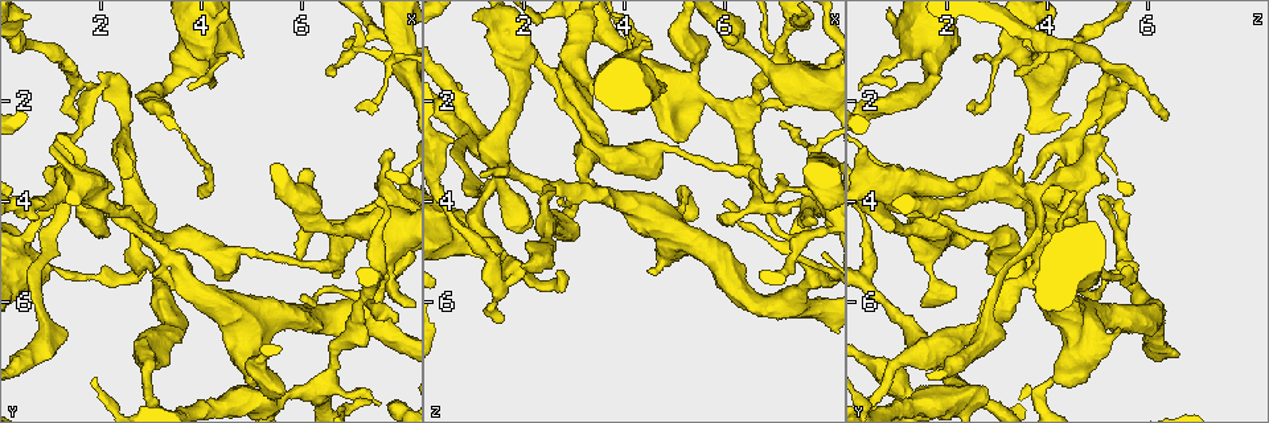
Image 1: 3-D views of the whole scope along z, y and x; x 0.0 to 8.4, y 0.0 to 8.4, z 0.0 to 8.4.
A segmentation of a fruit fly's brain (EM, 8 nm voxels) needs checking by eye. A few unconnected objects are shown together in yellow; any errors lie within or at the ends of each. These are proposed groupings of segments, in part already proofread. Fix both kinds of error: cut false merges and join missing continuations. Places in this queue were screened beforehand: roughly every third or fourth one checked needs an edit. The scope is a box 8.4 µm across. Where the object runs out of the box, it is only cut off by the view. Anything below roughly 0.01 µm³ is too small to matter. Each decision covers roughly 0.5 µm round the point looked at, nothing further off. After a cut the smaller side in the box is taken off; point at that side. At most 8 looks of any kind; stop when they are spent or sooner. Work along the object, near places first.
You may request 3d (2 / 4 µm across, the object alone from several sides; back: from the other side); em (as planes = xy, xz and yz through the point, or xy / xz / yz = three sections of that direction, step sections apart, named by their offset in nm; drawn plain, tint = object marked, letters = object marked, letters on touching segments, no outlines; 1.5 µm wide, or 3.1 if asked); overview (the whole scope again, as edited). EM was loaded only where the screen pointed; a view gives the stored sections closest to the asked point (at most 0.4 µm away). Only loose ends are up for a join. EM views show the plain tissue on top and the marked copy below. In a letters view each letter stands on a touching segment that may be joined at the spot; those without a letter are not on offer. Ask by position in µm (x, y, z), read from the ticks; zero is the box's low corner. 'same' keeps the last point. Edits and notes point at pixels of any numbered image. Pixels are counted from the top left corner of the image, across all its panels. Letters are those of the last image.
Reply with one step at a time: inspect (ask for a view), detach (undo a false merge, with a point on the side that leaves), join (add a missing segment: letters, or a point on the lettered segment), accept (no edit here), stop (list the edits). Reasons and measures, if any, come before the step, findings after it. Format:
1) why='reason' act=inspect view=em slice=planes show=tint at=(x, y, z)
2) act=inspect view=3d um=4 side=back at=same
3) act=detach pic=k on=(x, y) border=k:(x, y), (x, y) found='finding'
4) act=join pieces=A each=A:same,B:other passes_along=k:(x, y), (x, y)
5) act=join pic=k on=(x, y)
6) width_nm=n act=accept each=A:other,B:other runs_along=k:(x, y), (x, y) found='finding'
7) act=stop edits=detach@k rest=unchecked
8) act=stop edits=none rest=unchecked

why='thick end' act=inspect view=3d um=2 at=(4.50, 6.55, 5.40)

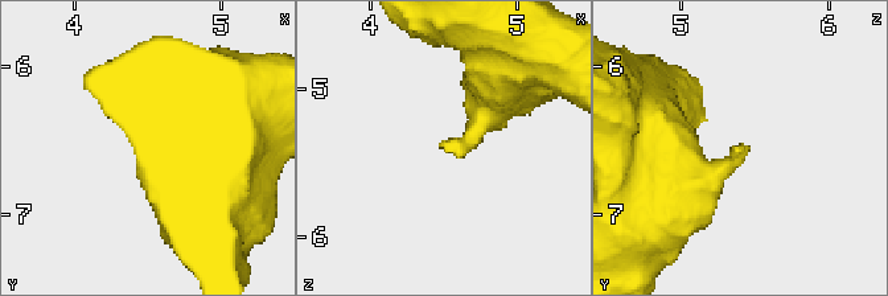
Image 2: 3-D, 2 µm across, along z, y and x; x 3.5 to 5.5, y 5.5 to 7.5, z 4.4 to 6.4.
act=inspect view=em slice=planes show=letters at=(4.48, 6.54, 5.34)

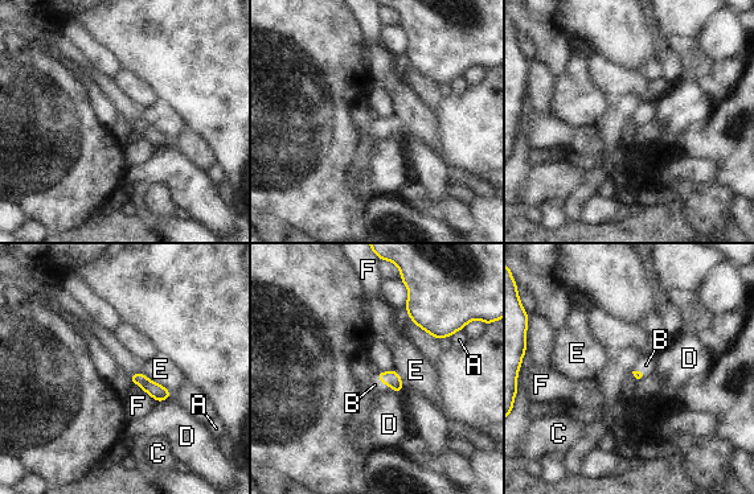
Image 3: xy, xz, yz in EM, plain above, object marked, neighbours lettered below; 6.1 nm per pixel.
act=join pieces=B each=A:other,B:same,C:other,D:other,E:other,F:other passes_along=3:(392, 378), (384, 385), (375, 385) found='it goes on there'

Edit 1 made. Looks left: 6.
act=inspect view=overview

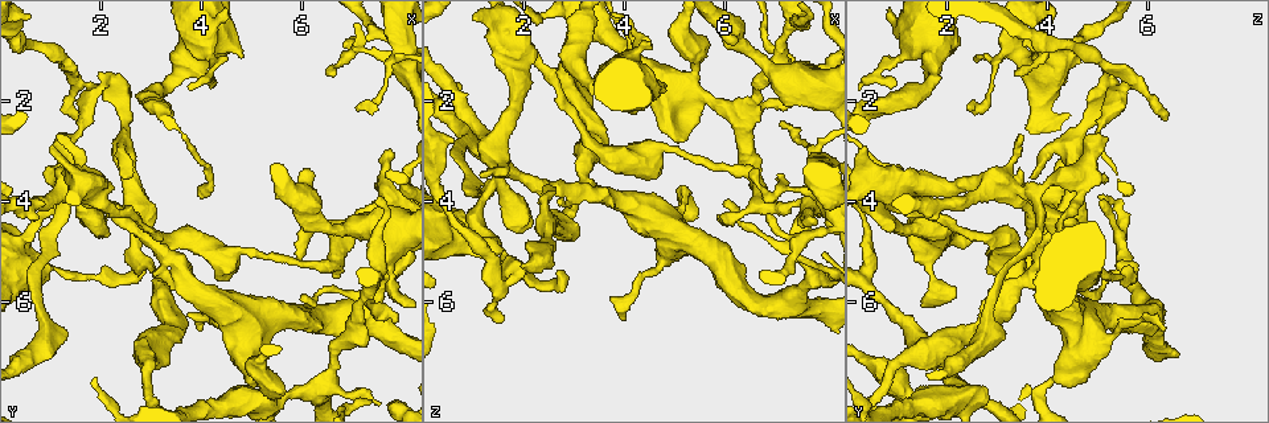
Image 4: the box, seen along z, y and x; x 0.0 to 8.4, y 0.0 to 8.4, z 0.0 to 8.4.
why='sudden change in width' act=inspect view=3d um=4 at=(4.20, 1.20, 1.05)

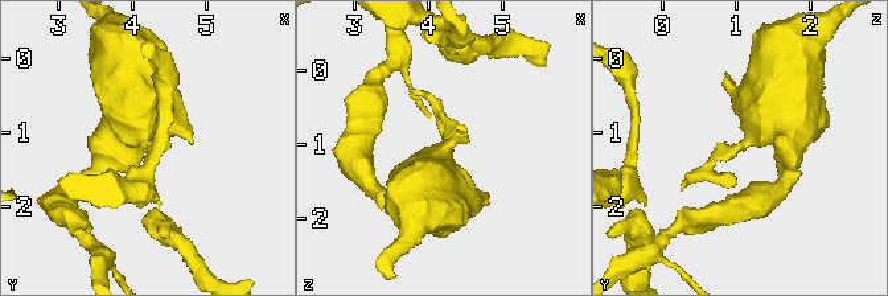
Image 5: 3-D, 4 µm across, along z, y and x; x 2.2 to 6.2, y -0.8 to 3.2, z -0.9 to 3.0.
act=inspect view=em slice=planes show=tint at=(4.25, 1.20, 1.05)

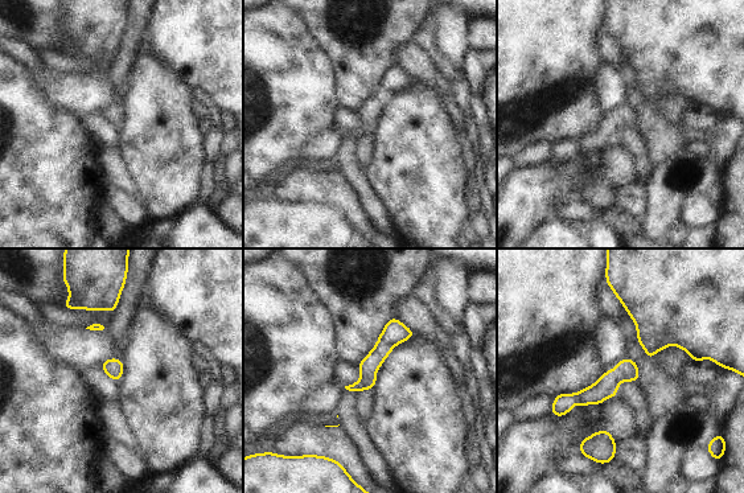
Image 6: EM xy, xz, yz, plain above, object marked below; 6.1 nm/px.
why='what lies round it' act=inspect view=em slice=planes show=letters at=same

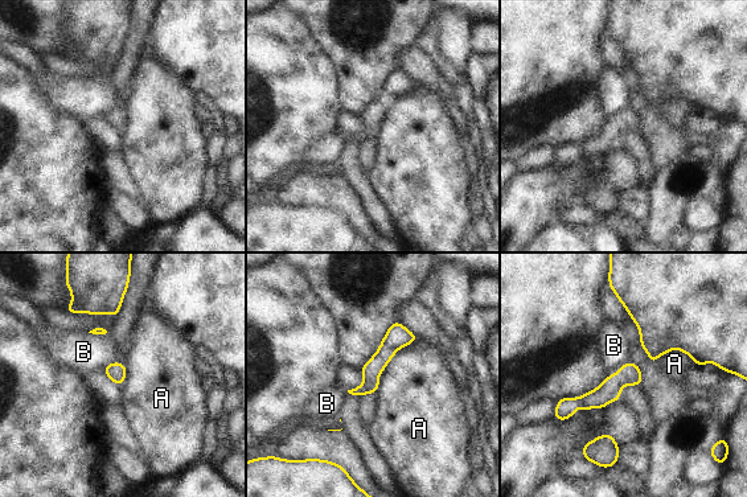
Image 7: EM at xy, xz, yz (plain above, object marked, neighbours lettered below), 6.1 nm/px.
width_nm=110 longest_contact=A:360nm act=accept each=A:other,B:other found='continuous, no second neuron'

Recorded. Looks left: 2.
why='calibre changes' act=inspect view=em slice=planes show=letters at=(5.35, 8.00, 1.65)

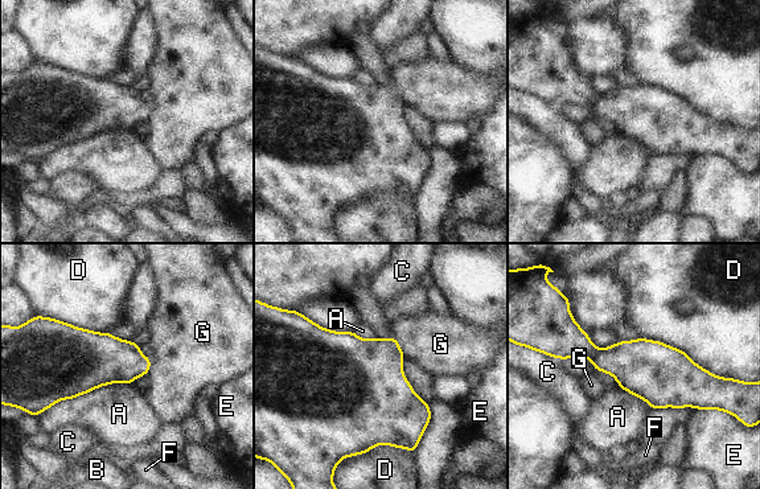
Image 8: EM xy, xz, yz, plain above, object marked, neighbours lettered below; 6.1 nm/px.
act=accept each=A:other,B:other,C:other,D:other,E:other,F:other,G:other found='one neuron here'

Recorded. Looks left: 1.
act=stop edits=join@3 rest=unchecked

